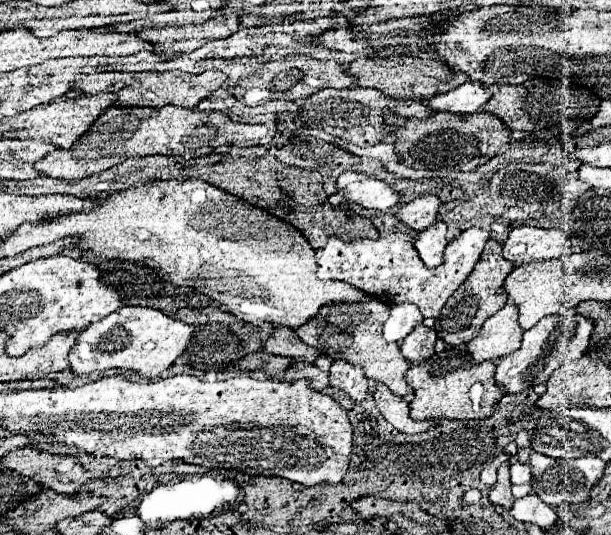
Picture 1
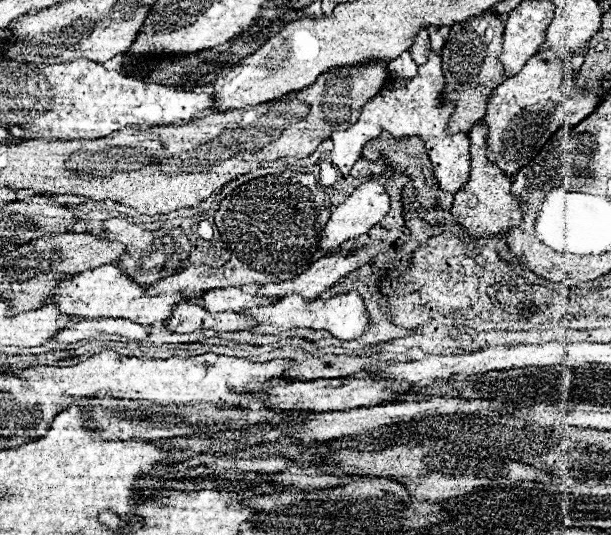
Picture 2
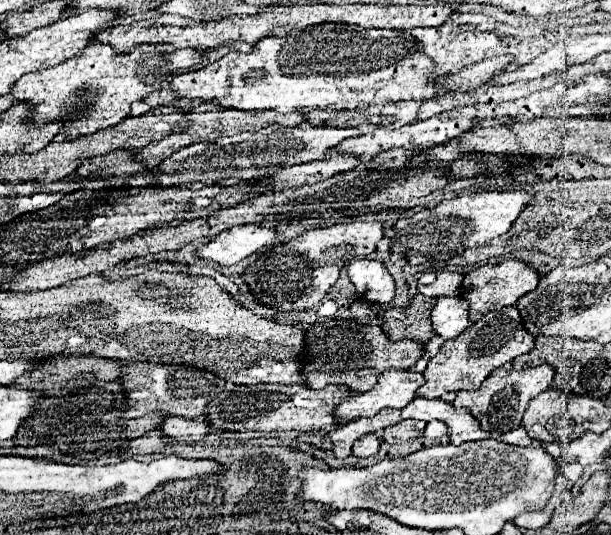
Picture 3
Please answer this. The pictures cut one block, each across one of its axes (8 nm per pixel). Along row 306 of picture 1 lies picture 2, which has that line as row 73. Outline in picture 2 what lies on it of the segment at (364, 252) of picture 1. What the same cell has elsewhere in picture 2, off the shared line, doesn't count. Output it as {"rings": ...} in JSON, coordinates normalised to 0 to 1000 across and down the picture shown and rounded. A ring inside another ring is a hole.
{"rings":[[[704,101],[700,116],[694,123],[684,123],[684,142],[678,150],[635,146],[625,168],[602,194],[596,194],[586,228],[576,239],[547,247],[540,254],[547,265],[547,280],[540,288],[543,307],[556,314],[560,325],[573,325],[573,314],[592,292],[592,273],[619,258],[622,247],[638,247],[651,262],[684,254],[694,262],[694,277],[720,351],[727,359],[746,363],[756,351],[756,344],[763,344],[766,333],[769,262],[766,250],[743,250],[743,254],[730,250],[730,232],[740,213],[740,198],[720,202],[723,168],[727,168],[727,138],[723,138],[723,120],[717,101]]]}

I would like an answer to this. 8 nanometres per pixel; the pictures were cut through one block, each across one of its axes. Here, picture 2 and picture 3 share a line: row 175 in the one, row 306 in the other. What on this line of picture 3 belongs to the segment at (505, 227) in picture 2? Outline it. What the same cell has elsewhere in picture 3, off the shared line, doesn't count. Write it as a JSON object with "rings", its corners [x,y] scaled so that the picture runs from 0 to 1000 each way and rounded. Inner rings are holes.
{"rings":[[[828,482],[815,493],[795,493],[795,497],[773,501],[759,516],[759,527],[756,527],[756,538],[753,538],[753,550],[769,568],[769,587],[766,587],[769,602],[786,598],[792,587],[799,587],[805,579],[818,579],[825,572],[845,568],[845,561],[851,553],[864,550],[867,542],[874,542],[881,535],[881,523],[884,523],[881,505],[871,501],[867,493],[854,490],[854,486],[845,486],[845,482]]]}

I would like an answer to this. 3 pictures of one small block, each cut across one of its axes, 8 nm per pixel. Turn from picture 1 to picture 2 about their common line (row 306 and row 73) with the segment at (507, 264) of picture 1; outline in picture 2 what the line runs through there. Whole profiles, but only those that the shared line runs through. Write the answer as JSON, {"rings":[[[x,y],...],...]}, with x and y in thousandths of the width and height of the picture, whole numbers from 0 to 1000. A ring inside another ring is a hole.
{"rings":[[[776,30],[740,49],[736,67],[720,97],[727,127],[723,135],[730,138],[730,176],[723,176],[723,183],[736,183],[736,191],[743,191],[743,206],[733,228],[736,250],[766,250],[769,239],[792,221],[799,176],[825,153],[822,120],[815,116],[822,64],[825,37],[818,30]]]}

